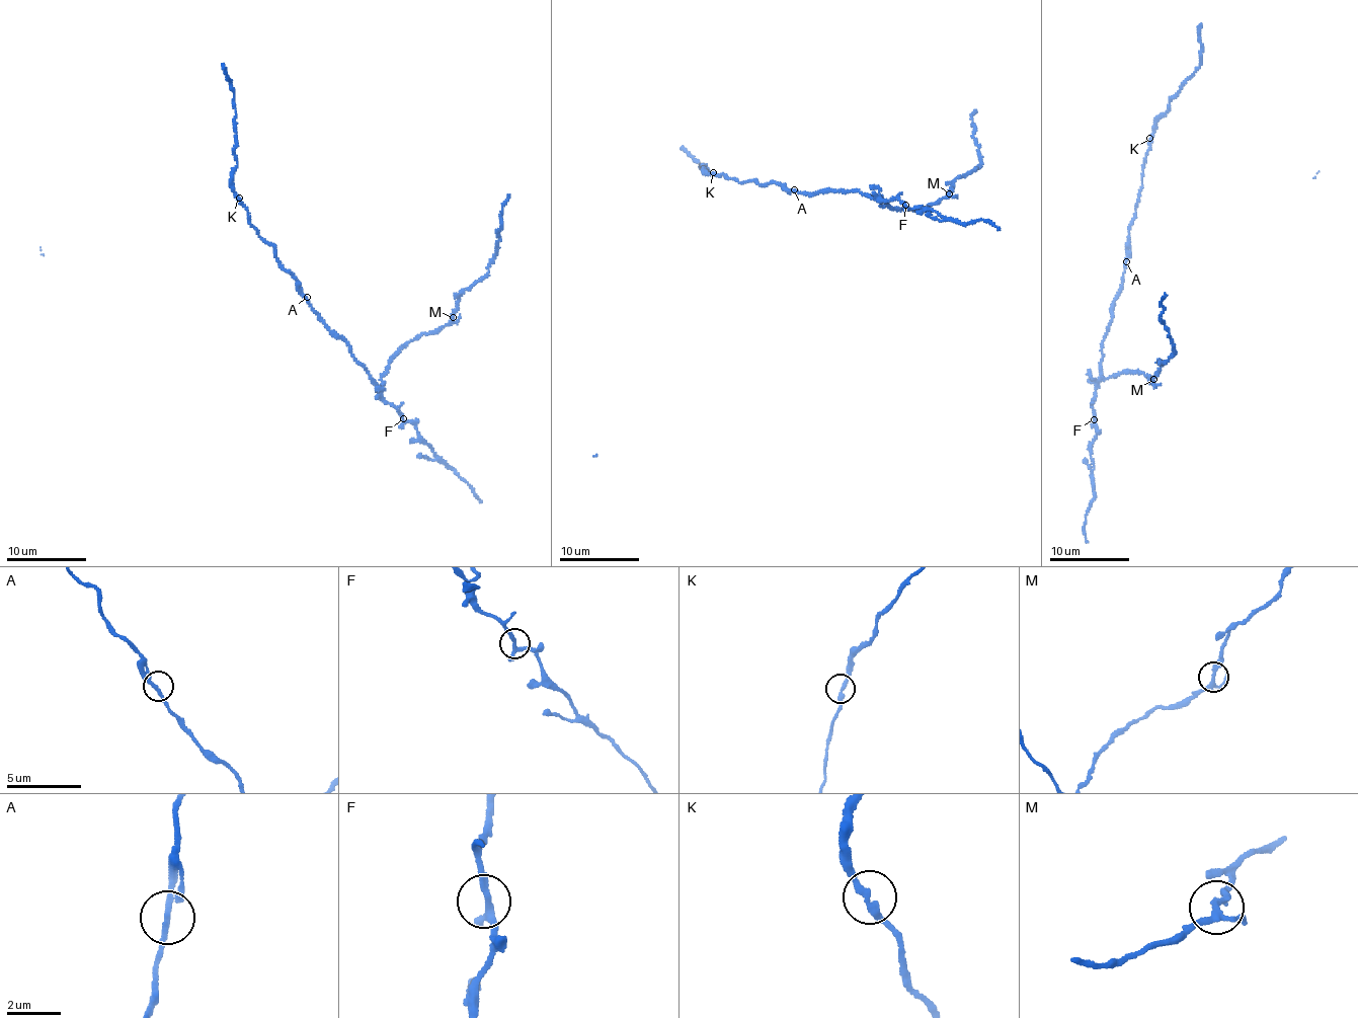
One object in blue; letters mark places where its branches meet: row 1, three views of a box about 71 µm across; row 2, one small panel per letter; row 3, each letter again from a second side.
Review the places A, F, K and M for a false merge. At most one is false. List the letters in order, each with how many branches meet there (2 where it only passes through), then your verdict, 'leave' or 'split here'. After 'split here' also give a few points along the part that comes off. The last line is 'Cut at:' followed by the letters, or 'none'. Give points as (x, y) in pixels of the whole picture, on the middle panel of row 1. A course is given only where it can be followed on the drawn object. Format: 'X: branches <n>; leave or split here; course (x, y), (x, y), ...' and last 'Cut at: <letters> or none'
A: branches 2; leave
F: branches 3; leave
K: branches 2; leave
M: branches 3; leave
Cut at: none

